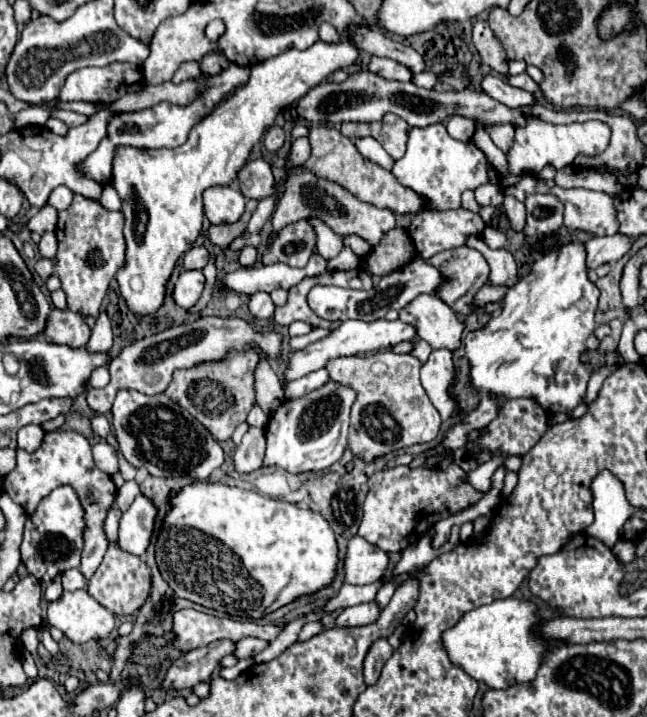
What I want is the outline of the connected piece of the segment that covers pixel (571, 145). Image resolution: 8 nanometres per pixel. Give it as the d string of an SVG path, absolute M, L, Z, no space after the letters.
M528 117L524 125L516 127L514 143L508 157L508 173L510 175L532 175L532 171L540 171L546 165L552 165L556 169L568 167L574 163L578 153L586 155L598 155L608 147L610 141L610 127L602 121L586 121L586 123L572 123L572 125L552 125L536 117Z

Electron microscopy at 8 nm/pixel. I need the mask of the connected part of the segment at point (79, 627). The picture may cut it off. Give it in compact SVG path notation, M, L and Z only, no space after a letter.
M88 589L64 591L58 601L48 605L46 617L52 627L58 627L74 643L106 639L116 627L114 615L102 607Z

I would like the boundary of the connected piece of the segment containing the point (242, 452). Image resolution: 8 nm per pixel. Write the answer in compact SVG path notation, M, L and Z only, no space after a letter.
M250 427L244 435L242 443L238 445L234 453L234 465L236 471L242 475L248 475L252 471L258 471L264 467L264 453L266 453L266 439L264 429Z

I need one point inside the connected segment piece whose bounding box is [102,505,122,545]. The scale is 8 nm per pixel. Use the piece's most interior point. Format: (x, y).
(112, 520)

